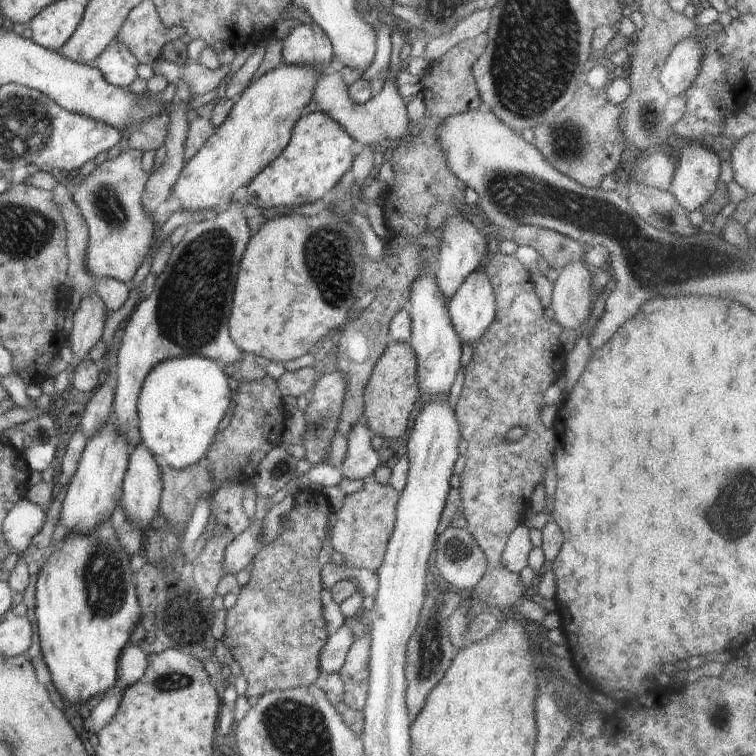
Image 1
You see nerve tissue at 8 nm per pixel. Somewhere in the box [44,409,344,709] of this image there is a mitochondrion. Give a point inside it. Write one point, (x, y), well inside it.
(104, 576)

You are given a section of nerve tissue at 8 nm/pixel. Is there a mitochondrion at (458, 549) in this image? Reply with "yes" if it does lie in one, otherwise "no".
yes

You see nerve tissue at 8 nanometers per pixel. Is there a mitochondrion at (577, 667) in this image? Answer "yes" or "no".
no

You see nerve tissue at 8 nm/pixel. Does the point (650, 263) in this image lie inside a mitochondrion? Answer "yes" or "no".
yes

